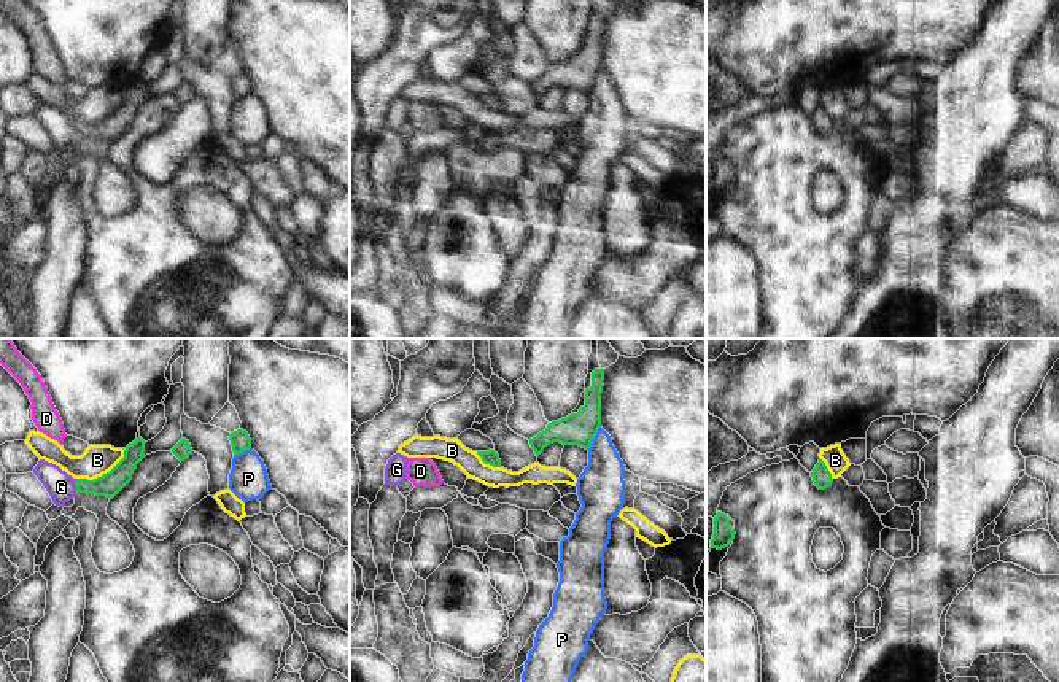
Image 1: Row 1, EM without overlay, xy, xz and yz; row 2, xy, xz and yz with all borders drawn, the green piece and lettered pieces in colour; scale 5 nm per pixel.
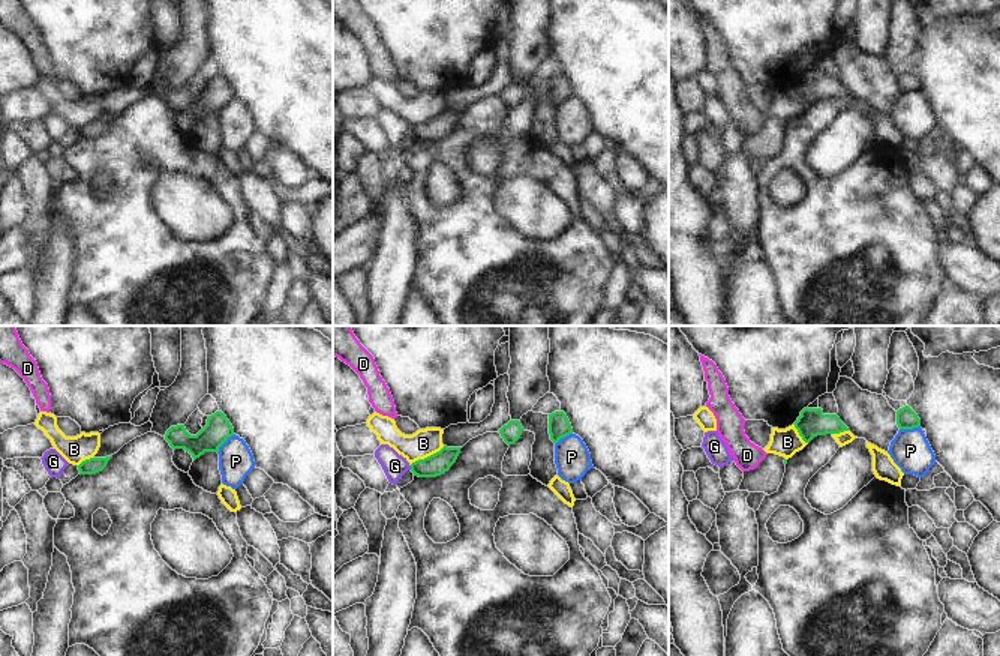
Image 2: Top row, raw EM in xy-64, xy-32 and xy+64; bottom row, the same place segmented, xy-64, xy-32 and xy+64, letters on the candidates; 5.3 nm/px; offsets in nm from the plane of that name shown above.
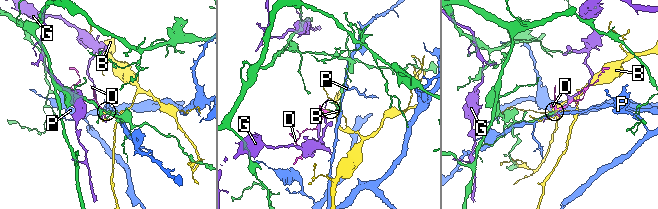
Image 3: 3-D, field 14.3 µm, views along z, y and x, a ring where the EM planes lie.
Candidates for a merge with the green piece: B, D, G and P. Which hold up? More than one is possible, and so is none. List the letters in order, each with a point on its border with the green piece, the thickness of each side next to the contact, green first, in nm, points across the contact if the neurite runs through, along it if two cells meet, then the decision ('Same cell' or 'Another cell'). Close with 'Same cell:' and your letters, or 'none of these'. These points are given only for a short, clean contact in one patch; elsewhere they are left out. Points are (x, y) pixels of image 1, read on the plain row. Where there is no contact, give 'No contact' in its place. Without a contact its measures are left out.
B: Touches green at xy (104, 118). Thickness 120 nm (green) against 160 nm. Another cell
D: Touches green at xy (77, 124). Thickness 120 nm (green) against 20 nm. Path across: xy (110, 127), (83, 129), (77, 124), (73, 123). Same cell
G: Touches green at xy (75, 129). Thickness 120 nm (green) against 140 nm. Boundary: xy (73, 126), (77, 135). Another cell
P: Touches green at xz (593, 81). Thickness 160 nm (green) against 240 nm. Another cell
Same cell: D.

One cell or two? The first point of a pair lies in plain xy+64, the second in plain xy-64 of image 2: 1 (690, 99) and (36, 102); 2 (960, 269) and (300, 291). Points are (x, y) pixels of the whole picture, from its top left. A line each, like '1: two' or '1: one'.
1: one
2: two

